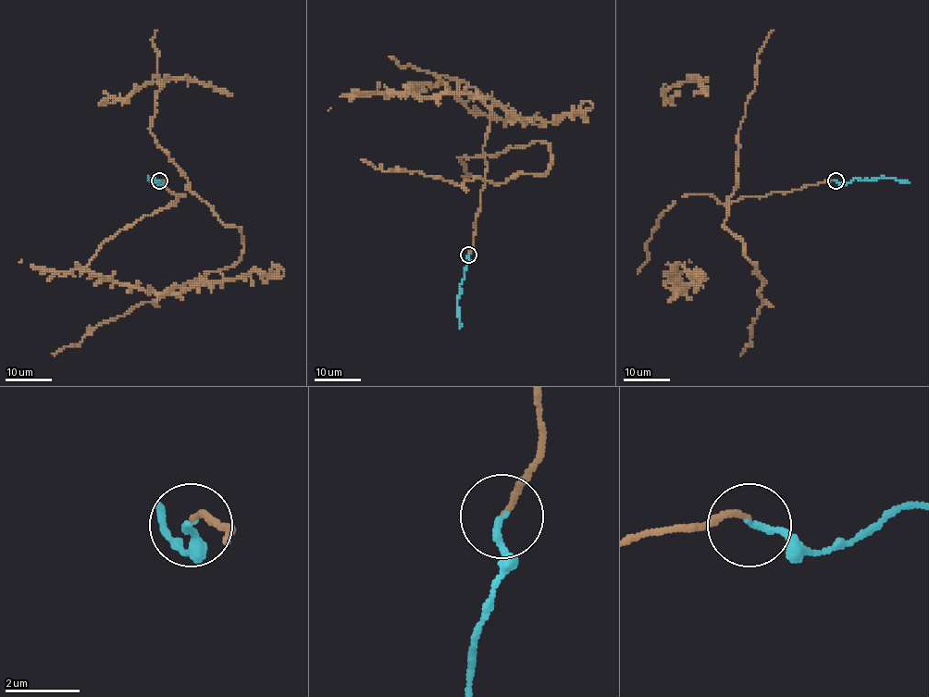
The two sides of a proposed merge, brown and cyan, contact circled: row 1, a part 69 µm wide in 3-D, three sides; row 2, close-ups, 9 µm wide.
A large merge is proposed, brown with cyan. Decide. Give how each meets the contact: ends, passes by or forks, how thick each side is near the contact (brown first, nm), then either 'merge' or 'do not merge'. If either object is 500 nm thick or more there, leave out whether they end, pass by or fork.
brown ends there; cyan ends there; 150 nm thick on the brown side, 160 nm on the other; merge

